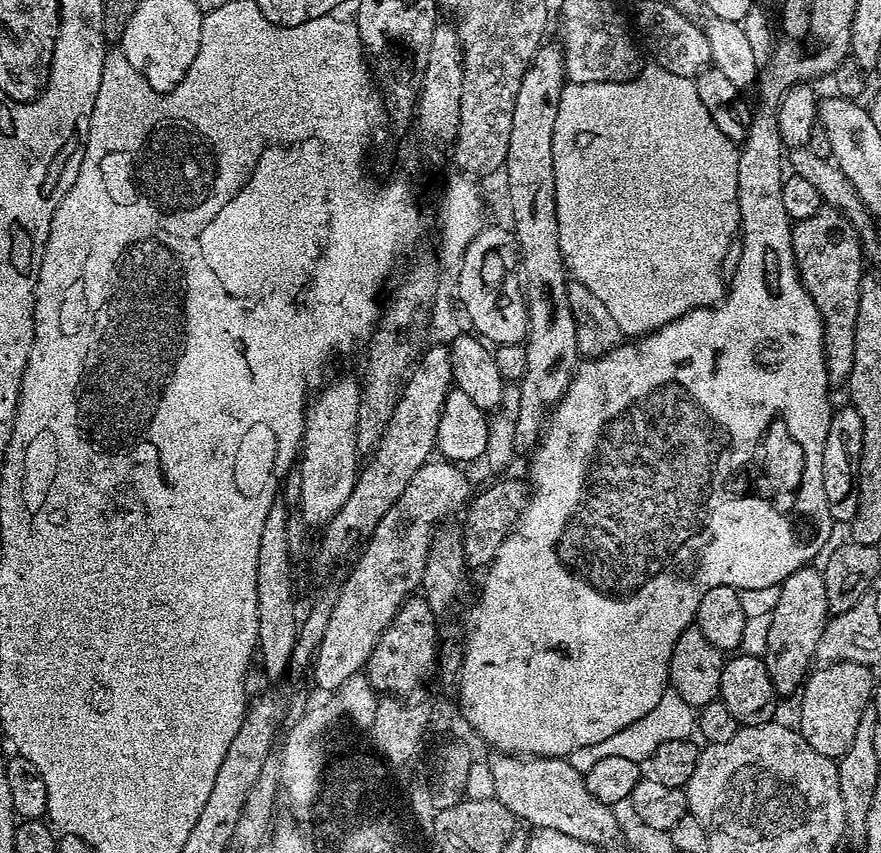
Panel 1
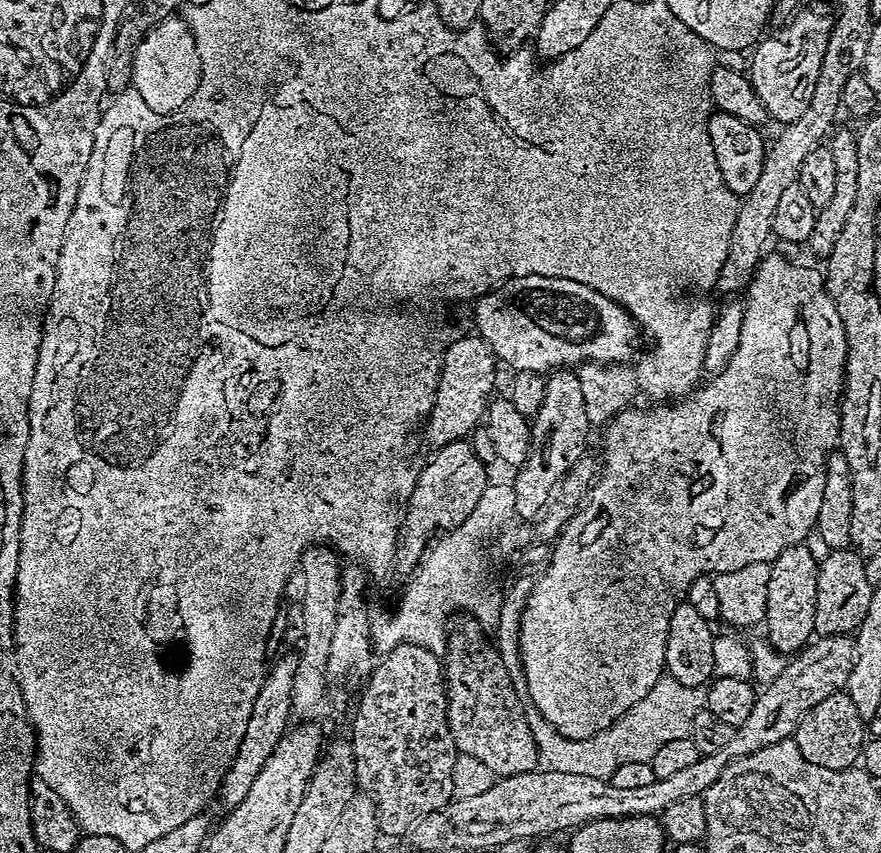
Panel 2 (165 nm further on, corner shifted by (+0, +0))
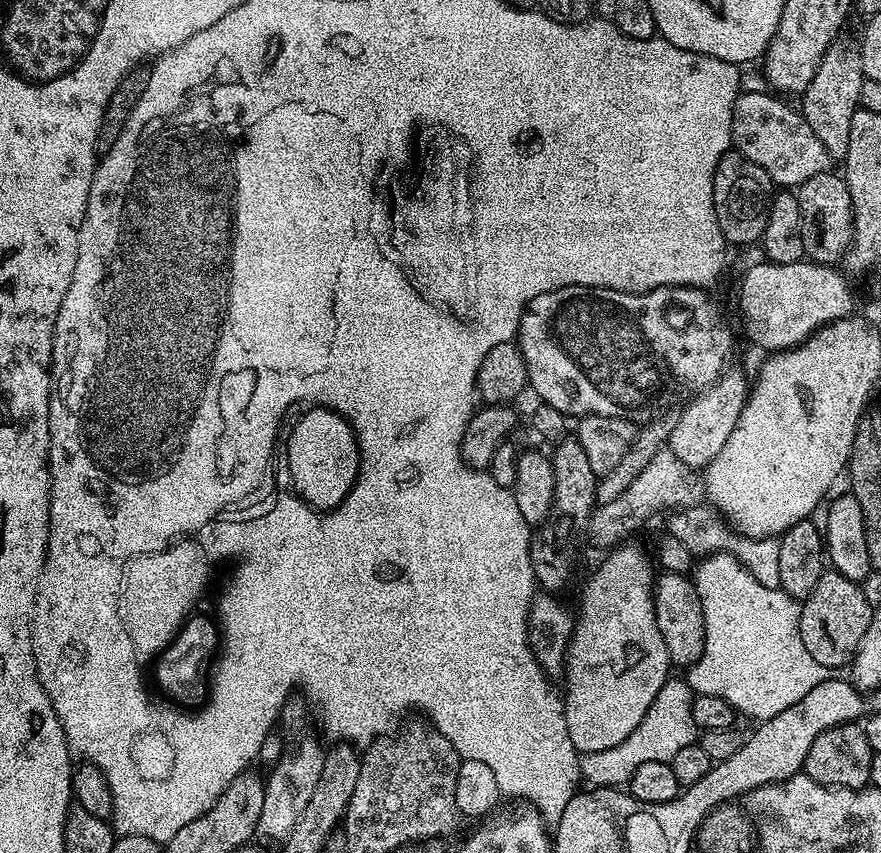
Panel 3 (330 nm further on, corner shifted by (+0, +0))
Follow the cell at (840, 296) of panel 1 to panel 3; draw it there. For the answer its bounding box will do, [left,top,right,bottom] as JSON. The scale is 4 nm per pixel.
[798,42,865,162]

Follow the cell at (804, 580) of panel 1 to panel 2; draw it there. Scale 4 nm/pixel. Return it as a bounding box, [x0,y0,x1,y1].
[763,543,818,654]

